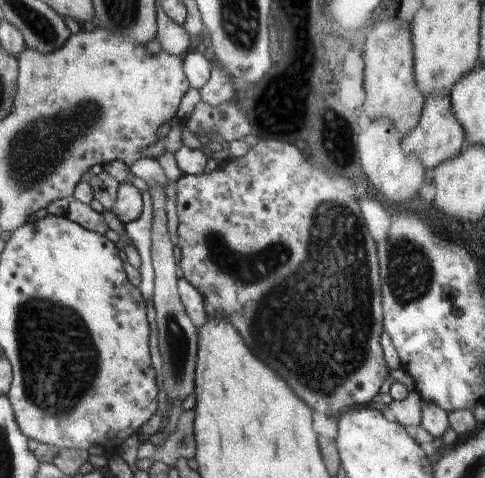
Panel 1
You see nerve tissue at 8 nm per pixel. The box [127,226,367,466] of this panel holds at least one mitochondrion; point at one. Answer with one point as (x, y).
(176, 346)

